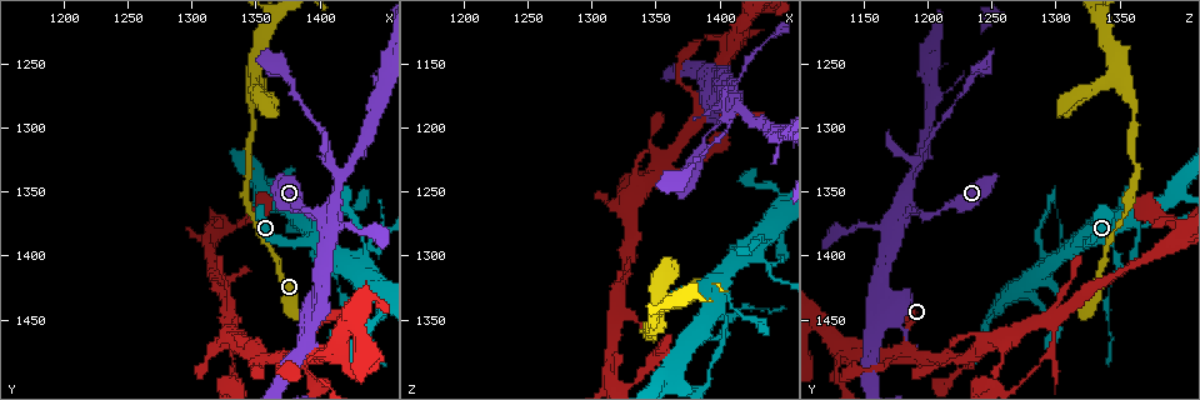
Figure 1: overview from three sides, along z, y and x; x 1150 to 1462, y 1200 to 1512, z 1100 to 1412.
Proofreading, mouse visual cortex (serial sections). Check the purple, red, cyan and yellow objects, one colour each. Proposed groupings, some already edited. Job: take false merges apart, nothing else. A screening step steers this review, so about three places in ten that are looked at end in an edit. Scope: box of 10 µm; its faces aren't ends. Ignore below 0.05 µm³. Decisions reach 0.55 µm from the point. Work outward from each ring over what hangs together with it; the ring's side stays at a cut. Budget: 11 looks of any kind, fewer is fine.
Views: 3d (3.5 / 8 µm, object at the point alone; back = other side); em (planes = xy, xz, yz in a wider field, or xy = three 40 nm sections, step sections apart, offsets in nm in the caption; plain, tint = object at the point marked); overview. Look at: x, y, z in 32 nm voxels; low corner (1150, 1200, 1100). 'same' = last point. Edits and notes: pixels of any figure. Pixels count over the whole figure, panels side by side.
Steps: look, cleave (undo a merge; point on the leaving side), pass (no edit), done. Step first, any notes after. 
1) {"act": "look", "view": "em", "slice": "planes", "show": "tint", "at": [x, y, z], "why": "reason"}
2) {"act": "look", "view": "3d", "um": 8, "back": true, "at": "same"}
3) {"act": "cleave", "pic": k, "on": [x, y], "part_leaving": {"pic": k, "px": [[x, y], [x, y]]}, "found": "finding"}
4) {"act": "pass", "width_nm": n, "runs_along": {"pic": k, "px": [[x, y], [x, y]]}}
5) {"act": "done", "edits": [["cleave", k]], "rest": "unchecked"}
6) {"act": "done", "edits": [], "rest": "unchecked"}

{"act": "look", "view": "3d", "um": 3.5, "at": [1410, 1476, 1136]}

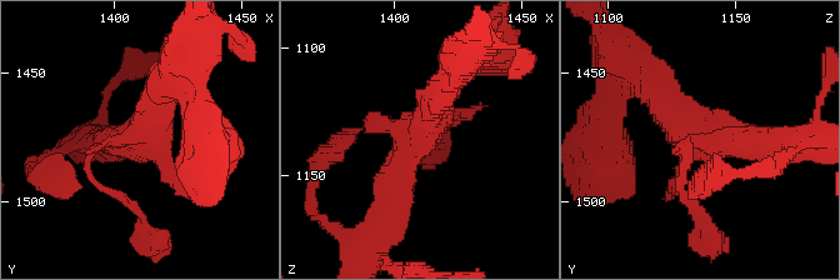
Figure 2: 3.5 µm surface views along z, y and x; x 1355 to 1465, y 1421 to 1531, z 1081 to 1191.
{"act": "look", "view": "em", "slice": "xy", "step": 3, "show": "tint", "at": [1408, 1476, 1136]}

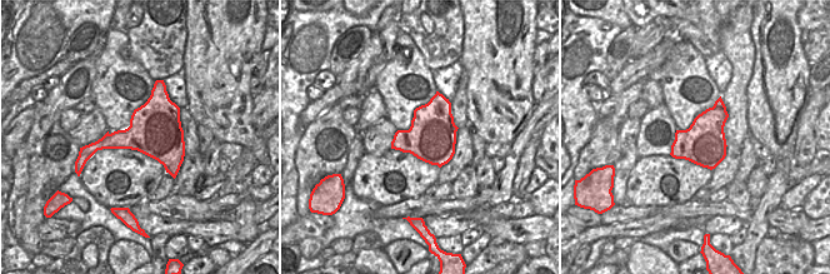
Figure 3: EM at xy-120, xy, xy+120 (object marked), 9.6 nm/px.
{"act": "pass", "found": "one cell here"}

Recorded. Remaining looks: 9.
{"act": "look", "view": "3d", "um": 3.5, "at": [1432, 1404, 1292], "why": "sudden change in width"}

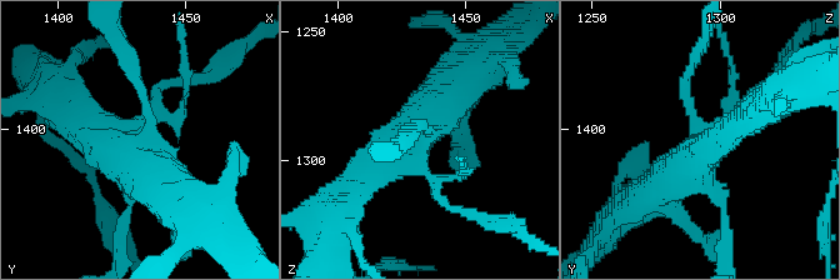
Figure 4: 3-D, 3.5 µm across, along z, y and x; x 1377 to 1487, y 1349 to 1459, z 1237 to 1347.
{"act": "look", "view": "em", "slice": "xy", "step": 1, "show": "tint", "at": [1433, 1404, 1292]}

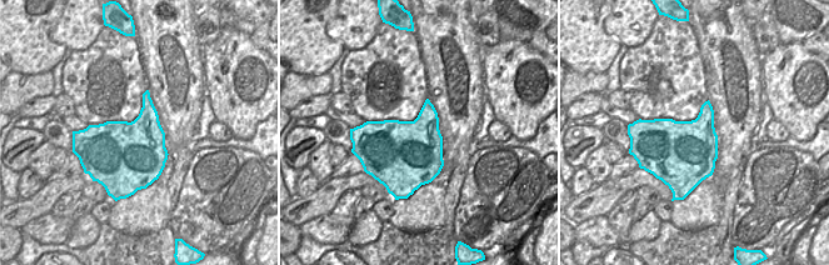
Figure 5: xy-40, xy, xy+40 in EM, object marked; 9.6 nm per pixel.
{"act": "pass", "runs_along": {"pic": 4, "px": [[353, 188], [375, 161], [464, 85]]}, "found": "continuous, no second cell"}

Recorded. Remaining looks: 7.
{"act": "look", "view": "3d", "um": 8, "at": [1412, 1336, 1188], "why": "two arms in line, one across"}

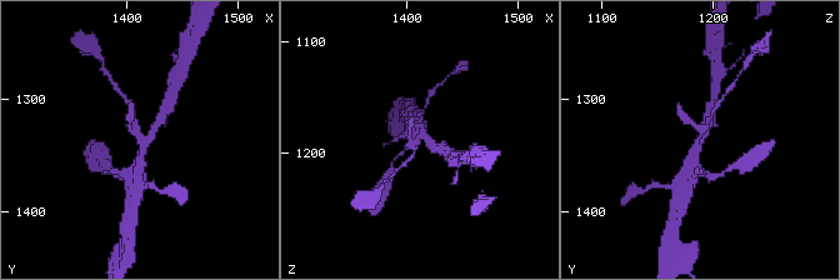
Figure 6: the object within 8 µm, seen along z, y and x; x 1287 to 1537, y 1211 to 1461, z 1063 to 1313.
{"act": "look", "view": "em", "slice": "planes", "show": "tint", "at": "same", "why": "need the tissue"}

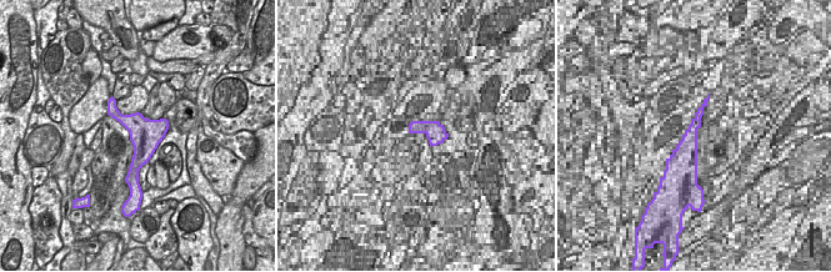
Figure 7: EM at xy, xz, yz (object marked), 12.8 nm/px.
{"act": "pass", "runs_along": {"pic": 6, "px": [[696, 171], [696, 141], [715, 109]]}, "found": "all the same cell"}

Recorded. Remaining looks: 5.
{"act": "look", "view": "3d", "um": 3.5, "at": [1356, 1480, 1228], "why": "sharp bend"}

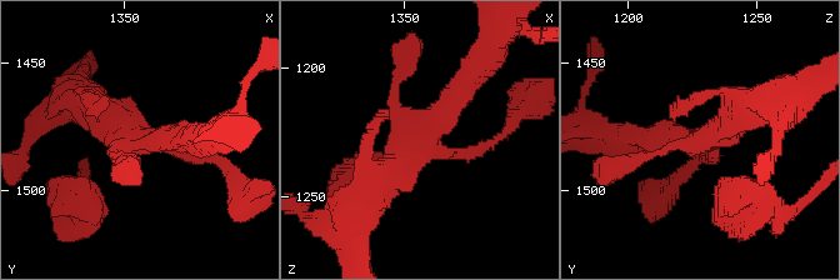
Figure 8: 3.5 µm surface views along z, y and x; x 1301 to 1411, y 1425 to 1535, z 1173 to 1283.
{"act": "look", "view": "em", "slice": "xy", "step": 2, "show": "tint", "at": [1358, 1479, 1227]}

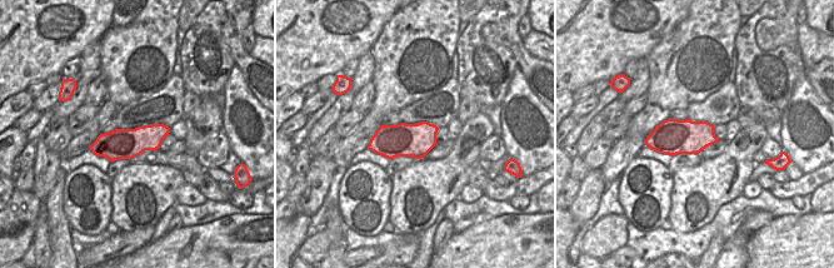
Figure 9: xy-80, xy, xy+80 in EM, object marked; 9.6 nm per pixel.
{"act": "look", "view": "em", "slice": "xy", "step": 5, "show": "tint", "at": "same"}

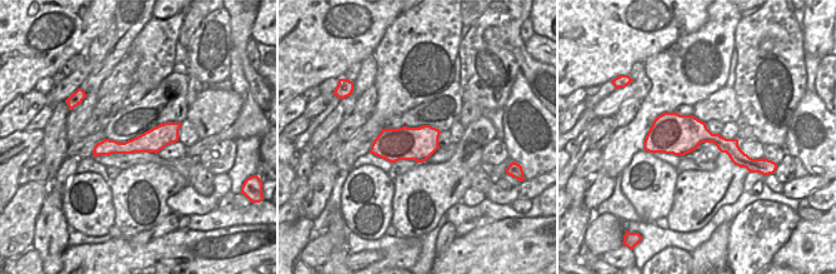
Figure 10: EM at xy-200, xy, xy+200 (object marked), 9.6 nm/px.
{"act": "pass", "runs_along": {"pic": 10, "px": [[176, 125], [151, 142], [96, 152]]}, "found": "one cell here"}

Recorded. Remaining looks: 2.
{"act": "look", "view": "3d", "um": 3.5, "at": [1328, 1452, 1298], "why": "a fork"}

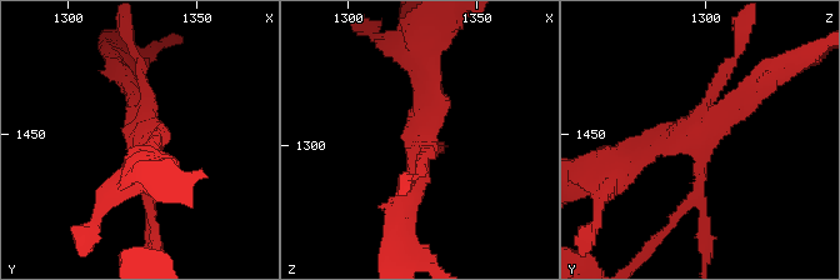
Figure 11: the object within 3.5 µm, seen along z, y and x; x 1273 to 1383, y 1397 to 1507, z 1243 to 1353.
{"act": "look", "view": "em", "slice": "xy", "step": 1, "show": "tint", "at": [1328, 1449, 1298]}

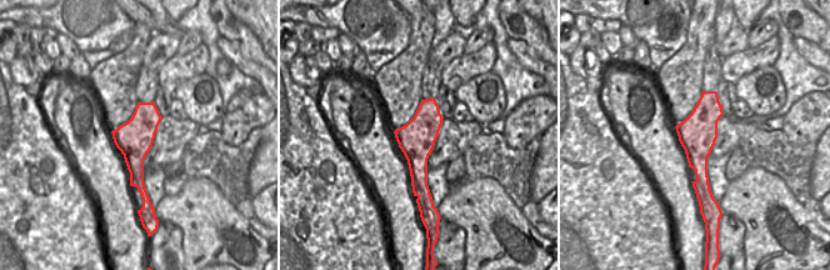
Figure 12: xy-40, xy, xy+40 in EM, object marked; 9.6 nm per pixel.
{"act": "pass", "width_nm": 360, "runs_along": {"pic": 11, "px": [[620, 156], [719, 123], [760, 84]]}, "found": "one cell here"}

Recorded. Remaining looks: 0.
{"act": "done", "edits": [], "rest": "unchecked"}

